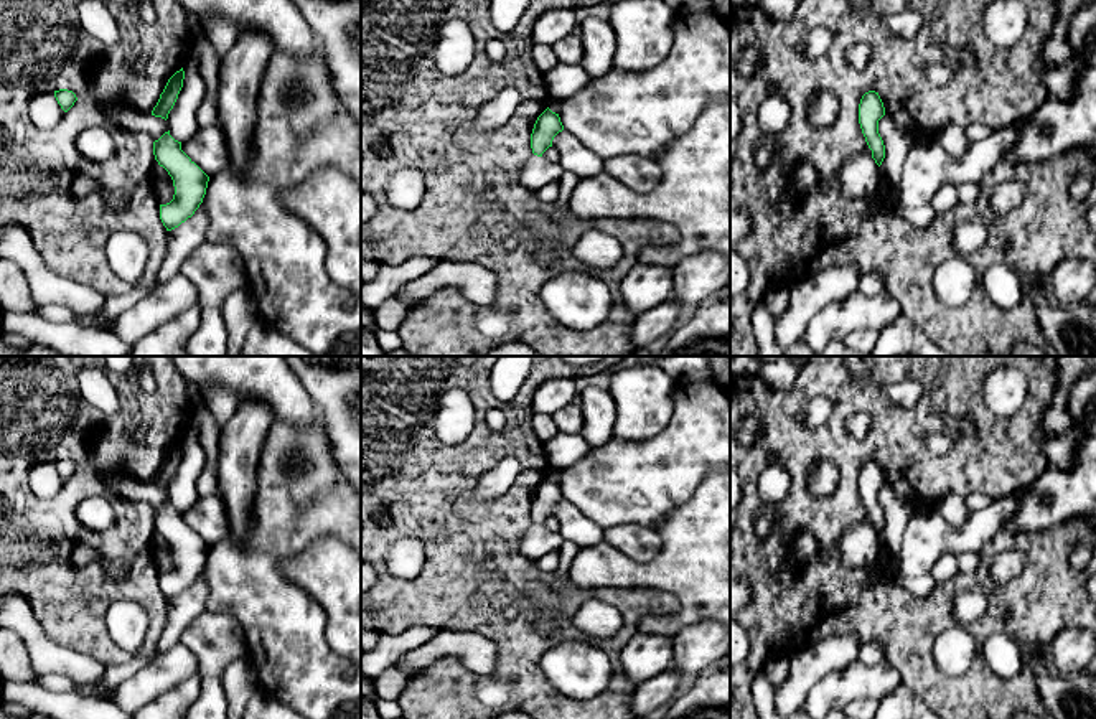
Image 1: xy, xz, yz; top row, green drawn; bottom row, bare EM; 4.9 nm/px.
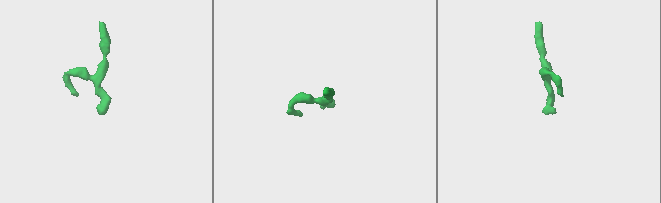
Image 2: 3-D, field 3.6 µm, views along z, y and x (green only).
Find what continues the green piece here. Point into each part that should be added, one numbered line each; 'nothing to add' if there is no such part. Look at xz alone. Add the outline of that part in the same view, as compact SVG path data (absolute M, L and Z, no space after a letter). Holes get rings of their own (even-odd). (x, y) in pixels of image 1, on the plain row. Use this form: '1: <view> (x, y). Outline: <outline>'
1: xz (539, 541). Outline: M534 524L527 536L521 541L521 554L531 561L559 551L564 544L564 538L559 533L550 533L544 526Z

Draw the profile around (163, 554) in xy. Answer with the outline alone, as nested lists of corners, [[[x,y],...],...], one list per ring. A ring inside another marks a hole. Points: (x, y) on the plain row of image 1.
[[[153,531],[153,552],[155,552],[155,562],[160,574],[166,574],[173,569],[175,556],[173,549],[168,544],[168,541],[158,534],[158,531]]]

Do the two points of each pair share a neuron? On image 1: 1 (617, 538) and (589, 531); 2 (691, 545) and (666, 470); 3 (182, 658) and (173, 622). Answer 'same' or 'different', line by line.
1: different
2: different
3: different

